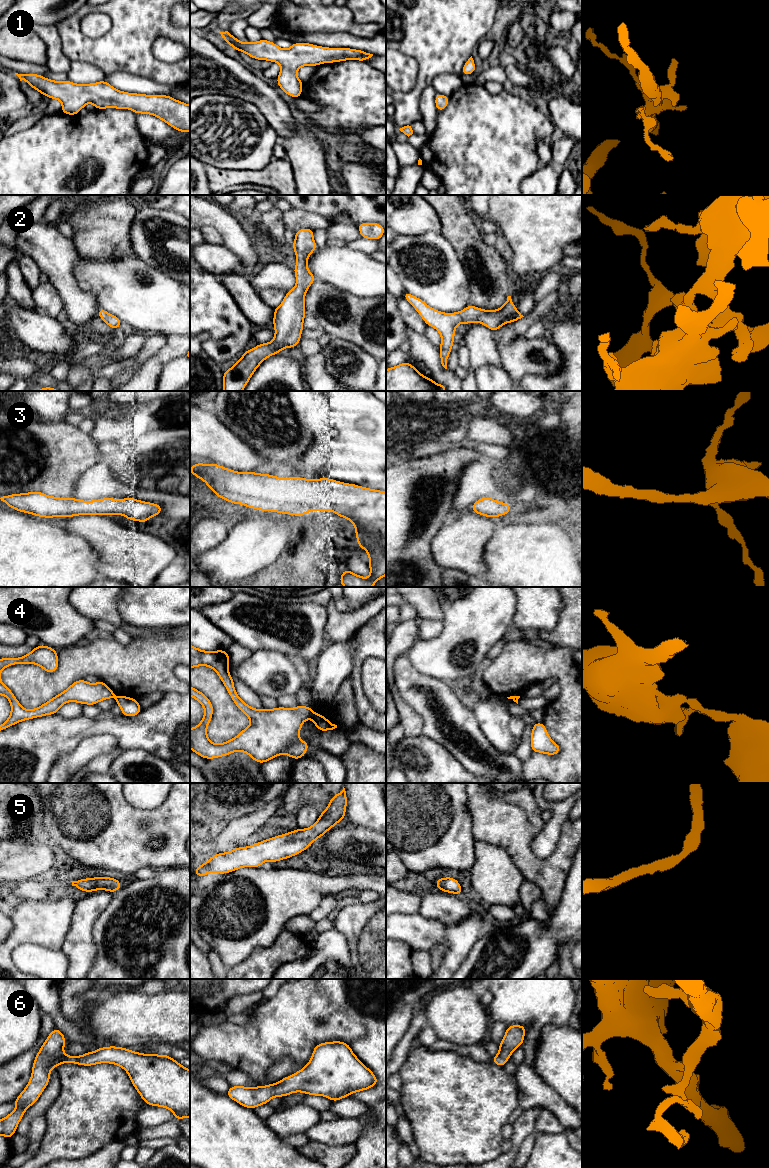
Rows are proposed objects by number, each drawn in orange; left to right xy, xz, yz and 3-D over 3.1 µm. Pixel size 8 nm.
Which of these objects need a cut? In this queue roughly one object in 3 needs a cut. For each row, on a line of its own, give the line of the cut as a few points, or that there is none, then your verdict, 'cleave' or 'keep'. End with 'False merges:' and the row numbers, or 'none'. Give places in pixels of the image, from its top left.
1: cut none; keep
2: cut none; keep
3: cut none; keep
4: cut xz (313, 714), (311, 717); cleave
5: cut none; keep
6: cut none; keep
False merges: 4

